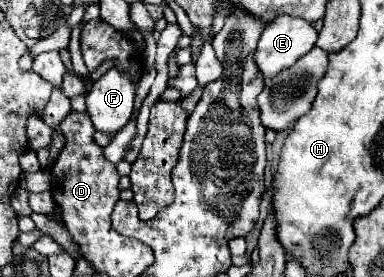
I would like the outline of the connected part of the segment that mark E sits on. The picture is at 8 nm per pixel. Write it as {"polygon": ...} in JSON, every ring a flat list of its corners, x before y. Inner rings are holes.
{"polygon":[[280,16,280,20,272,20,272,24,268,24,268,28,262,32,262,38,258,42,254,60,258,64,258,70,262,72,264,78,272,78,278,72,282,72,284,68,290,68,292,64,296,64,296,60,300,60,306,52,310,52,314,48,316,42,316,30,312,24,308,24,306,20,296,20,292,16]]}

